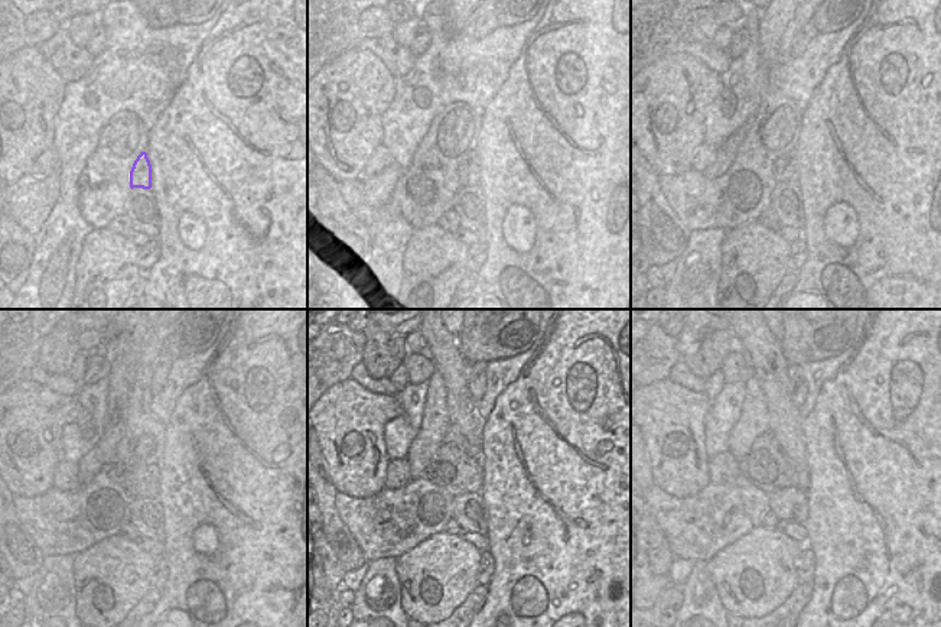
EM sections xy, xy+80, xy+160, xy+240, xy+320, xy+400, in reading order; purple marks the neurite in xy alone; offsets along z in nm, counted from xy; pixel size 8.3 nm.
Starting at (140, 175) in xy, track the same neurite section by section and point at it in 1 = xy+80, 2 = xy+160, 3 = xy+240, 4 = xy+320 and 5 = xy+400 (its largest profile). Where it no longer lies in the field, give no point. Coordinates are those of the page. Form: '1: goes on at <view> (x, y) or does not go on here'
1: goes on at xy+80 (468, 169)
2: goes on at xy+160 (785, 168)
3: goes on at xy+240 (142, 483)
4: goes on at xy+320 (451, 467)
5: goes on at xy+400 (767, 465)

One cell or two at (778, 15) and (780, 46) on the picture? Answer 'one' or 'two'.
one

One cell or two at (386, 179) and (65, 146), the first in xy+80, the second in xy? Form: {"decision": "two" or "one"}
{"decision": "two"}

